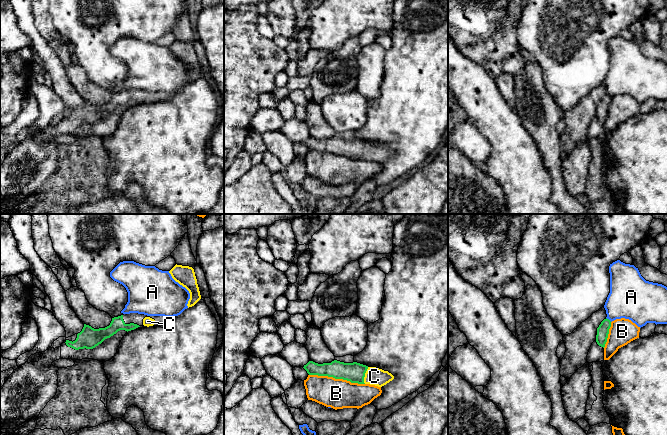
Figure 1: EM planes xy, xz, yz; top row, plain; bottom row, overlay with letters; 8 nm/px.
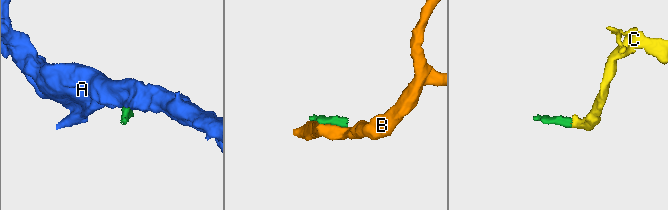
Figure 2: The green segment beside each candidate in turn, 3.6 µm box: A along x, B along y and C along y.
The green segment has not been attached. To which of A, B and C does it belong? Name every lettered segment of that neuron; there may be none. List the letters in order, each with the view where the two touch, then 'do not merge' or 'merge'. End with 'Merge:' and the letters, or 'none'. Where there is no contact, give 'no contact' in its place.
A: meets green in yz; do not merge
B: meets green in xz; do not merge
C: meets green in xz; merge
Merge: C

